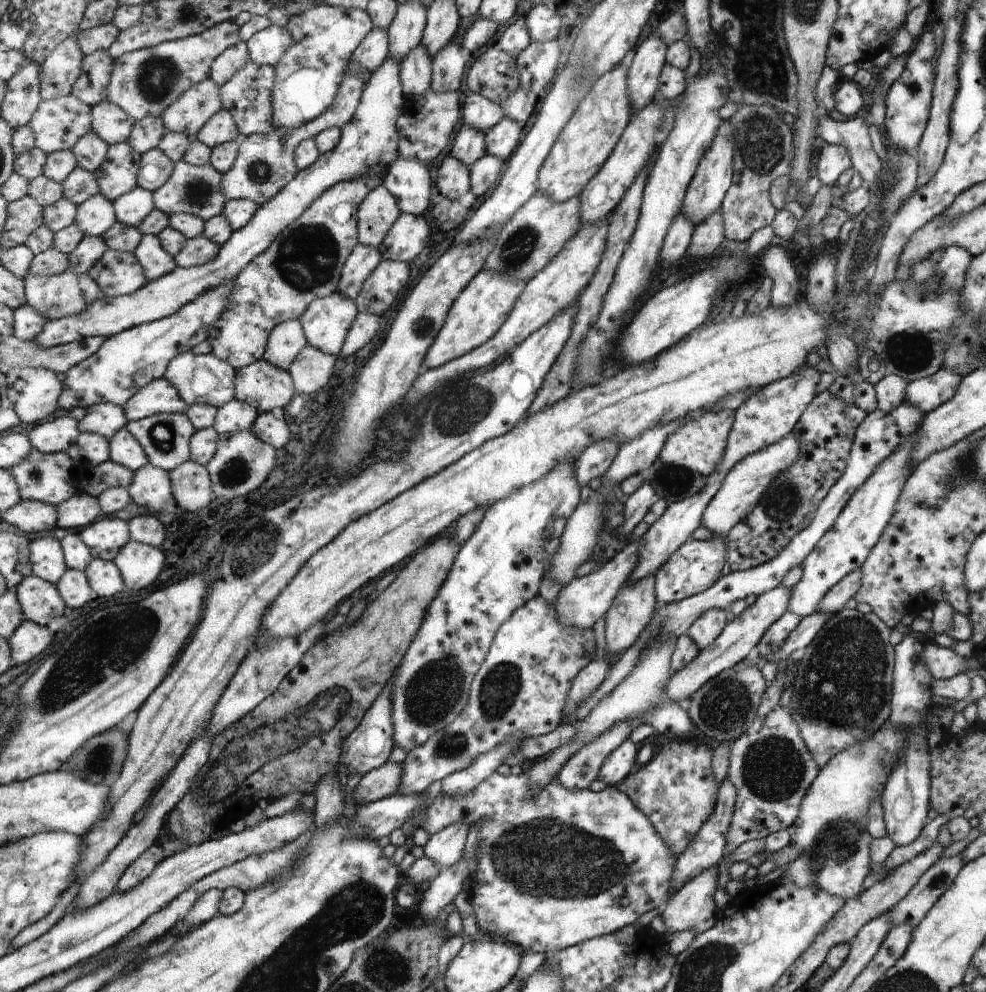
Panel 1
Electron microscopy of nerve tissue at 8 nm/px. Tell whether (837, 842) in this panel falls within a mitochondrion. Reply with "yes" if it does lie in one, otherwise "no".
yes

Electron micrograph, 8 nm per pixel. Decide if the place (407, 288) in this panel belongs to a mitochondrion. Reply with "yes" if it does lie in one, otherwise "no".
no

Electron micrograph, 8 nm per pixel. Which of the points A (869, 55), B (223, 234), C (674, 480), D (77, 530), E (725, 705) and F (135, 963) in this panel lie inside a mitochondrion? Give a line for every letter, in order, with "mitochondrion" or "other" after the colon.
A: other
B: other
C: mitochondrion
D: other
E: mitochondrion
F: other

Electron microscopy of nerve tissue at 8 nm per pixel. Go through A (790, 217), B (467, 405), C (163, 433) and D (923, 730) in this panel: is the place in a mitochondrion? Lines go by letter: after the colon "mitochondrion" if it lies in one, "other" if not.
A: other
B: mitochondrion
C: mitochondrion
D: other

